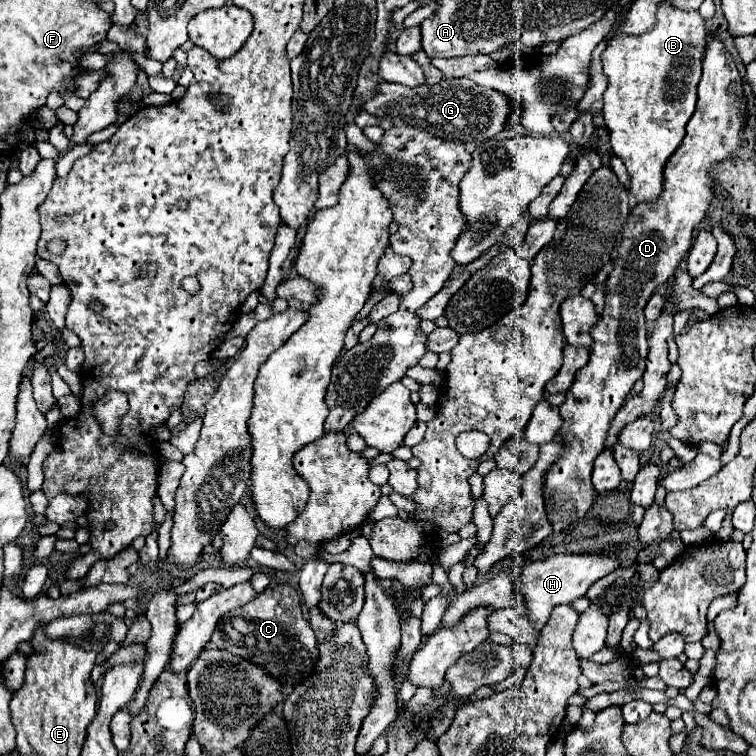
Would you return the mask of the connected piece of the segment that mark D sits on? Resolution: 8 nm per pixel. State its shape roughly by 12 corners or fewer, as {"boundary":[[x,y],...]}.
{"boundary":[[710,35],[664,191],[630,209],[590,361],[544,475],[554,533],[592,507],[594,459],[646,369],[644,305],[690,251],[746,99]]}

